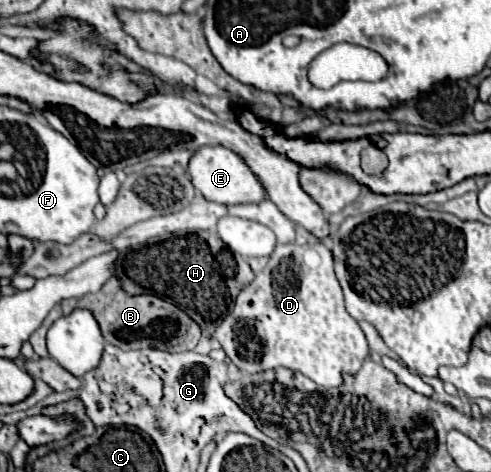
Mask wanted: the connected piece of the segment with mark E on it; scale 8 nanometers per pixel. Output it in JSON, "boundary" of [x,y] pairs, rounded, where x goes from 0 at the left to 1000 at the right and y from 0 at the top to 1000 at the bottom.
{"boundary":[[[411,309],[395,322],[383,369],[391,377],[391,390],[399,403],[407,403],[424,424],[448,428],[448,432],[525,432],[542,424],[542,403],[534,386],[525,386],[525,373],[477,326],[473,318],[456,309]]]}

